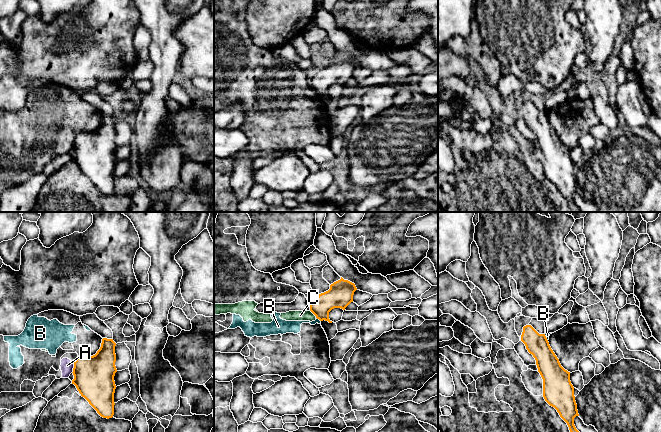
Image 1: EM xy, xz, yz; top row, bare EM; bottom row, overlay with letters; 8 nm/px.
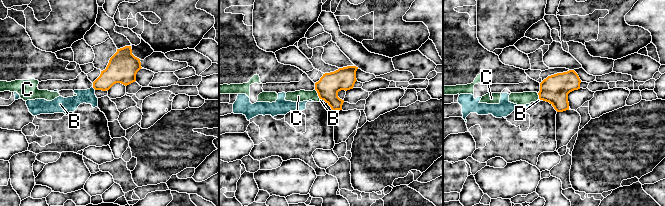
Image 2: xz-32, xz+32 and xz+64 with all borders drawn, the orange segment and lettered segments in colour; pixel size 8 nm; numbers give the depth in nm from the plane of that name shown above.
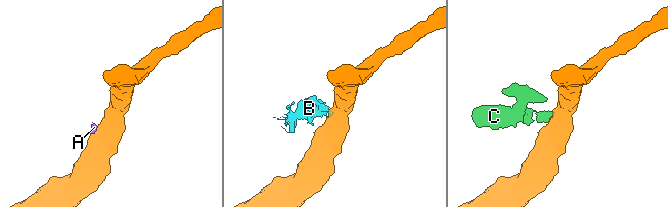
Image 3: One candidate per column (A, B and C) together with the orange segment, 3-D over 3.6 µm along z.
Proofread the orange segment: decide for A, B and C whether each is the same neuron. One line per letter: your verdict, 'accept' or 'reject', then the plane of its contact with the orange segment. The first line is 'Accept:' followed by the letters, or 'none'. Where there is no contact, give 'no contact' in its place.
Accept: none
A: reject; contact in xy
B: reject; contact in xz
C: reject; contact in xz

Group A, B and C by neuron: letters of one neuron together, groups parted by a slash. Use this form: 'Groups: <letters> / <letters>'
Groups: A B C

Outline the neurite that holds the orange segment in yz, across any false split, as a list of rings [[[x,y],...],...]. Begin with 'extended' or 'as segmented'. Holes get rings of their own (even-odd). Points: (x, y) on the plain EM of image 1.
as segmented; [[[531,101],[523,103],[521,117],[536,136],[538,148],[543,155],[545,177],[557,186],[573,212],[583,212],[574,201],[574,194],[579,190],[570,148],[561,142],[545,110],[539,110]]]

